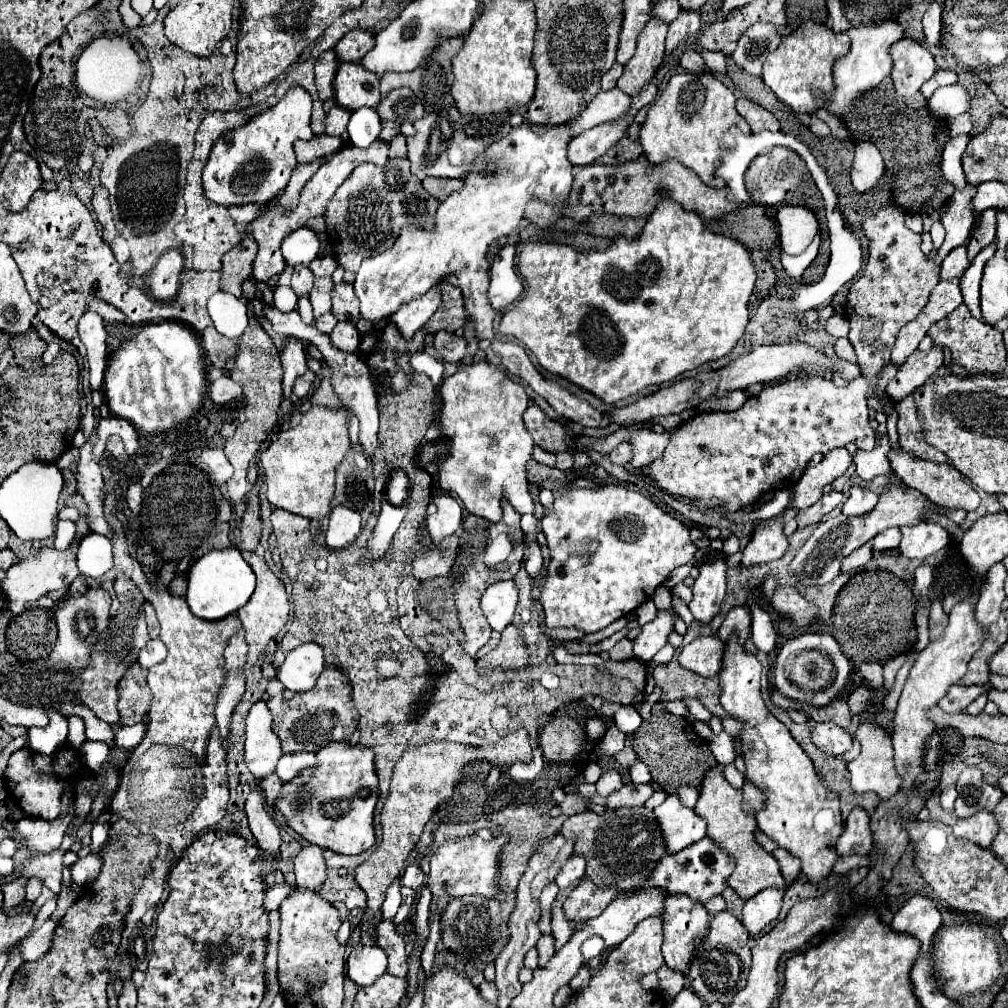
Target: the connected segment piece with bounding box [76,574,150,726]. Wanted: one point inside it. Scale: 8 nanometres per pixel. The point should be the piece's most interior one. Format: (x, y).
(112, 656)

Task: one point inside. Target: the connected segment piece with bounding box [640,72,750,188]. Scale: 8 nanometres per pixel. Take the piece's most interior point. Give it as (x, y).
(688, 121)

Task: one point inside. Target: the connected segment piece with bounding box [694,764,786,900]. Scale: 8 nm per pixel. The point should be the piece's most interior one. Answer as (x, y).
(732, 830)

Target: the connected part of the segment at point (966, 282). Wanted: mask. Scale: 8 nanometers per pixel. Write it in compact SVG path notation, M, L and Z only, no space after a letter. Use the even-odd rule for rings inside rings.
M996 240L982 250L978 256L972 261L972 264L961 278L960 289L963 296L963 301L968 306L972 316L978 320L982 318L982 312L979 308L979 300L977 299L977 290L980 289L980 282L986 261L994 255L996 251Z

